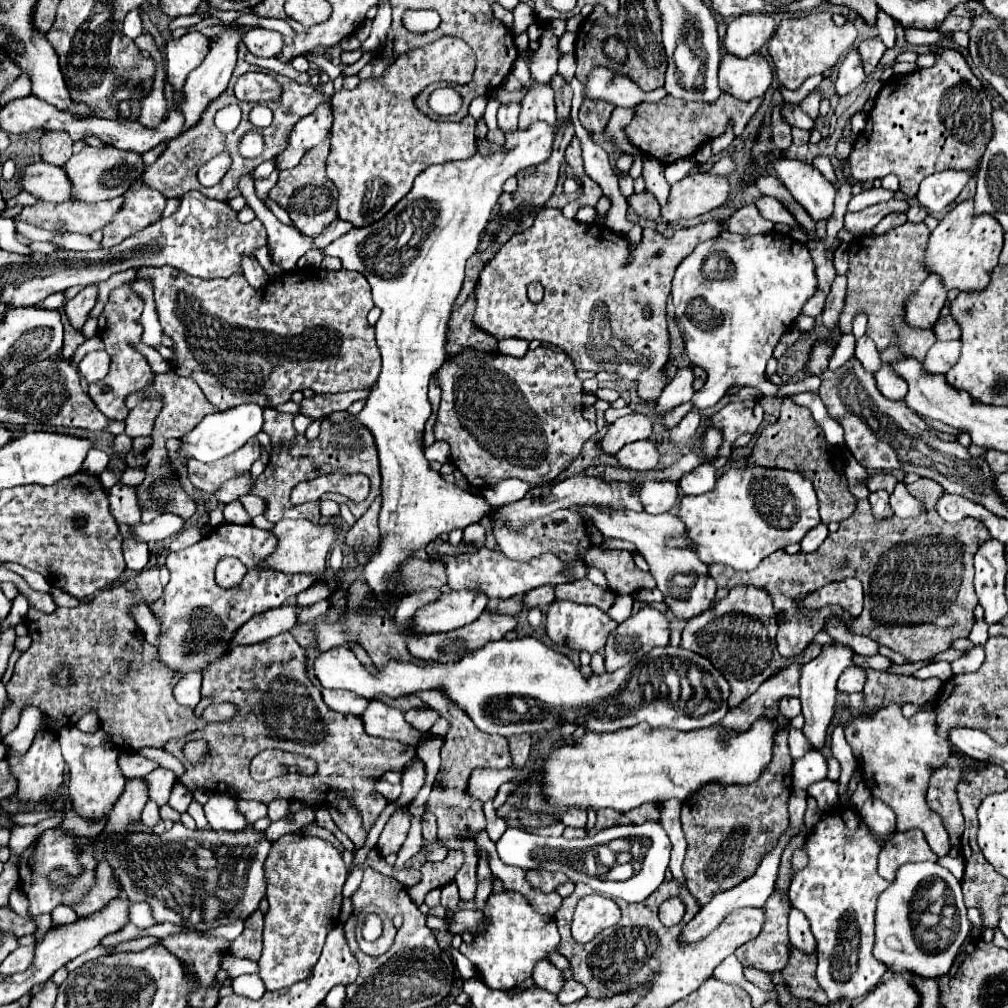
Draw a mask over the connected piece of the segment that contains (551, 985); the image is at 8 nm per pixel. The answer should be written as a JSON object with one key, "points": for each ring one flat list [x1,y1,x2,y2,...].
{"points":[[539,960,535,964,535,970,533,970,533,980,537,986,549,990,551,994,559,994,561,986,563,986,563,976,561,976,561,970,555,968,553,964,549,964,547,960]]}

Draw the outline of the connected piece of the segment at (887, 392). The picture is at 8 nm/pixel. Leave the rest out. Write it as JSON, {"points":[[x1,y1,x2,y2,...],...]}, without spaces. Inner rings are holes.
{"points":[[883,362,881,368,873,374,879,392,885,398,891,400,903,400,907,394,907,382,903,382,903,378,899,378,899,374,895,374,895,370,891,370,891,364]]}

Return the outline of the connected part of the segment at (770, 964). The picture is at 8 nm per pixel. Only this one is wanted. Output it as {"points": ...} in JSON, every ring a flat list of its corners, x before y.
{"points":[[775,890,769,896,765,904,763,930,759,932,757,938,753,938,753,942,747,942,739,946,737,950,737,958,743,966,761,968,763,972,777,972,787,964,789,960,789,952,787,952,789,906,785,900,789,898,785,894,779,894,779,890]]}

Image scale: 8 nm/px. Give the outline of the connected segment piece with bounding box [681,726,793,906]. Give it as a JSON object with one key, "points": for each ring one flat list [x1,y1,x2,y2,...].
{"points":[[781,726,775,734,775,752,771,762,767,764,767,770,751,784,751,786,703,786,703,790,697,790,691,798,683,802,681,810,681,822,683,822,683,832,687,838,687,854,683,860,683,876,687,880,687,888,693,894,693,898,705,906,717,892,729,890,749,878,761,858,777,844,779,836,789,824,789,814,787,814,787,800,791,794,791,756,789,756,789,746,787,746,787,736,789,728]]}

